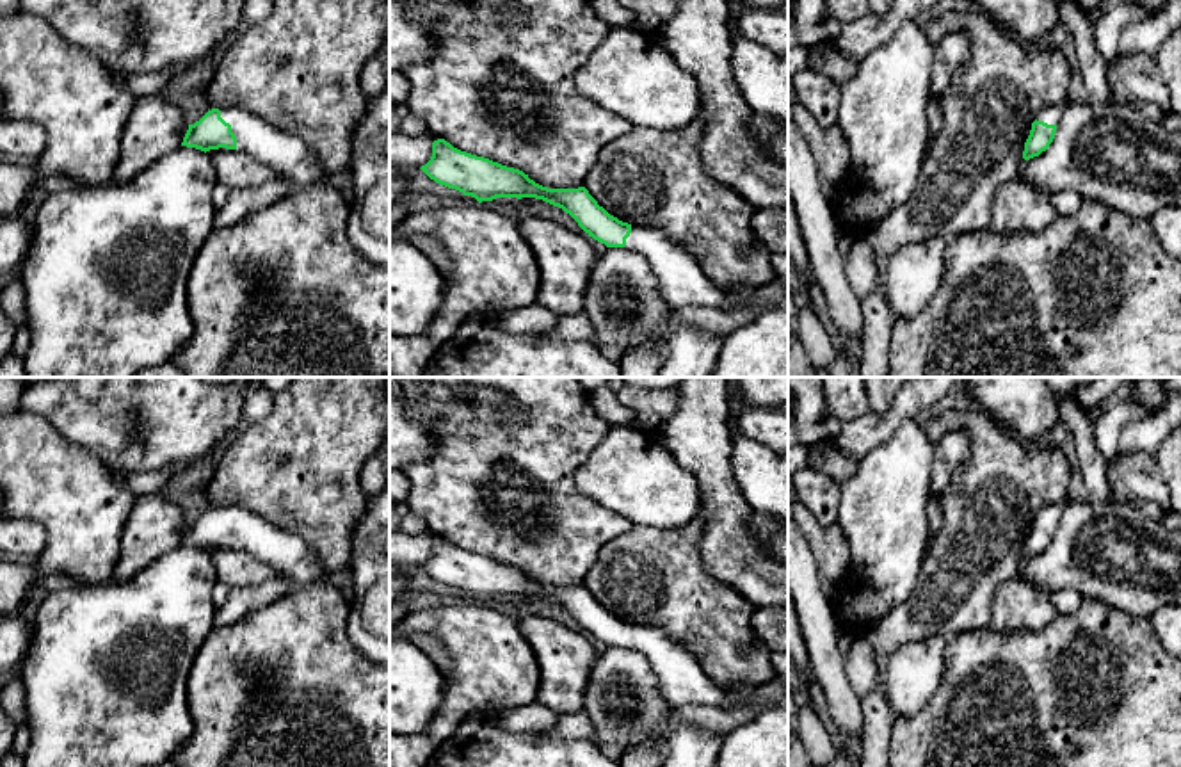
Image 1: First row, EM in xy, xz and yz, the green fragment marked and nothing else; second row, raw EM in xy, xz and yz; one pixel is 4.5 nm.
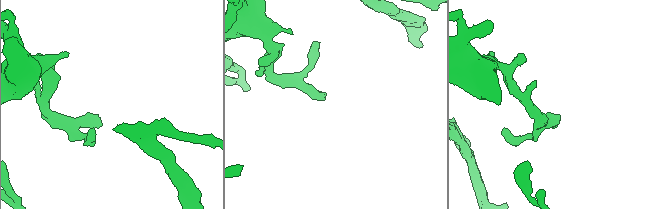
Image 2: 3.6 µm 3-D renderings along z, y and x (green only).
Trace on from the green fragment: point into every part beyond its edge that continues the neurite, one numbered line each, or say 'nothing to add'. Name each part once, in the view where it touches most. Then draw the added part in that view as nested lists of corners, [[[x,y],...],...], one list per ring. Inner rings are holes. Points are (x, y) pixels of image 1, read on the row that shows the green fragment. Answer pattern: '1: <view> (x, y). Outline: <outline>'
1: xy (287, 153). Outline: [[[237,107],[219,109],[231,125],[237,149],[274,167],[295,189],[327,182],[317,155],[293,133],[274,128],[263,117]]]

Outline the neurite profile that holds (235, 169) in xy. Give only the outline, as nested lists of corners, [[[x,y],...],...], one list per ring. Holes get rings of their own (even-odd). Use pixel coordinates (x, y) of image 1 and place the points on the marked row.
[[[219,148],[206,155],[212,158],[217,182],[228,189],[249,189],[281,178],[274,167],[238,149]]]

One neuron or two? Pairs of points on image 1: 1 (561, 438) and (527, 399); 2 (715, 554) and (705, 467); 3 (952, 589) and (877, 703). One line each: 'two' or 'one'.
1: one
2: one
3: two

